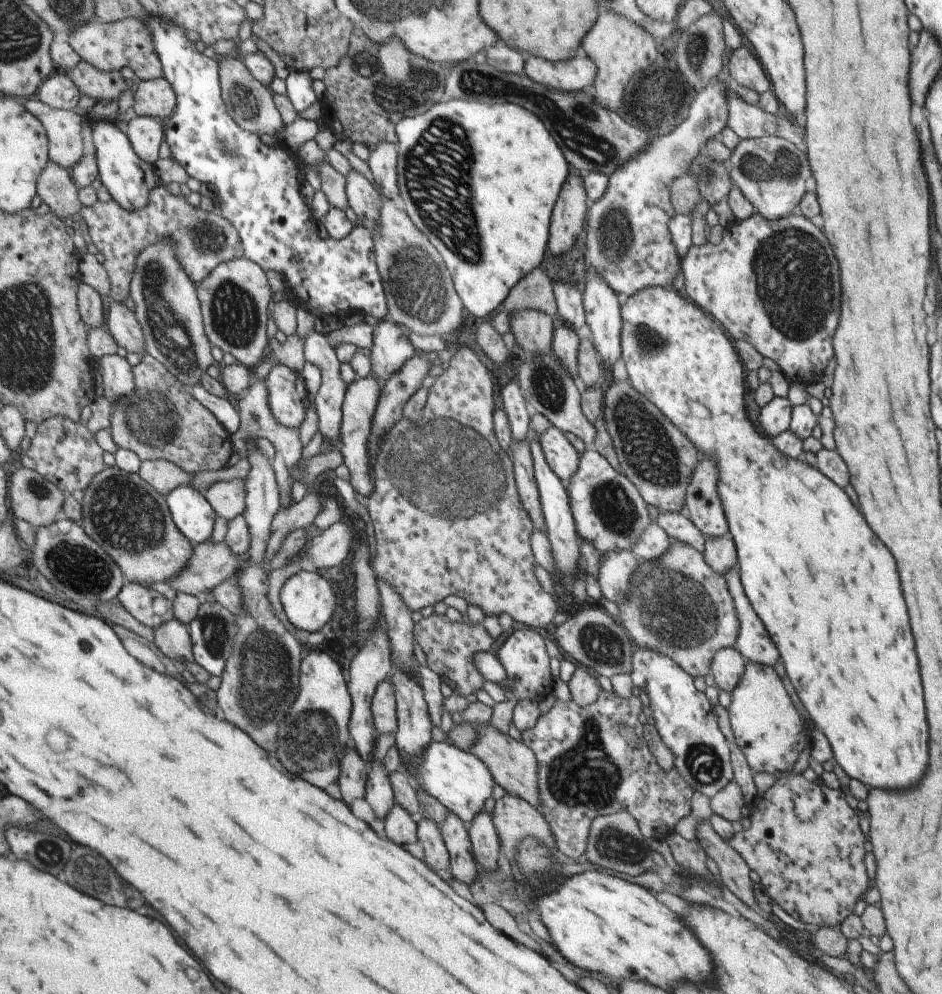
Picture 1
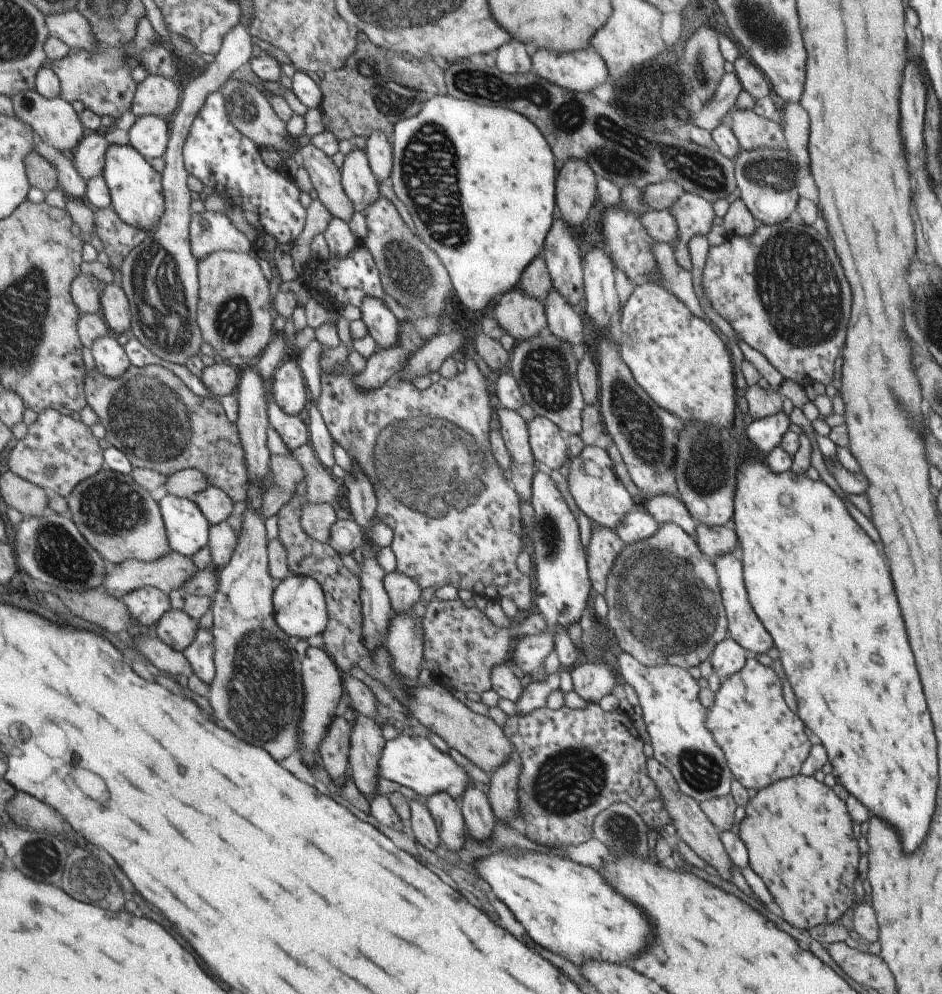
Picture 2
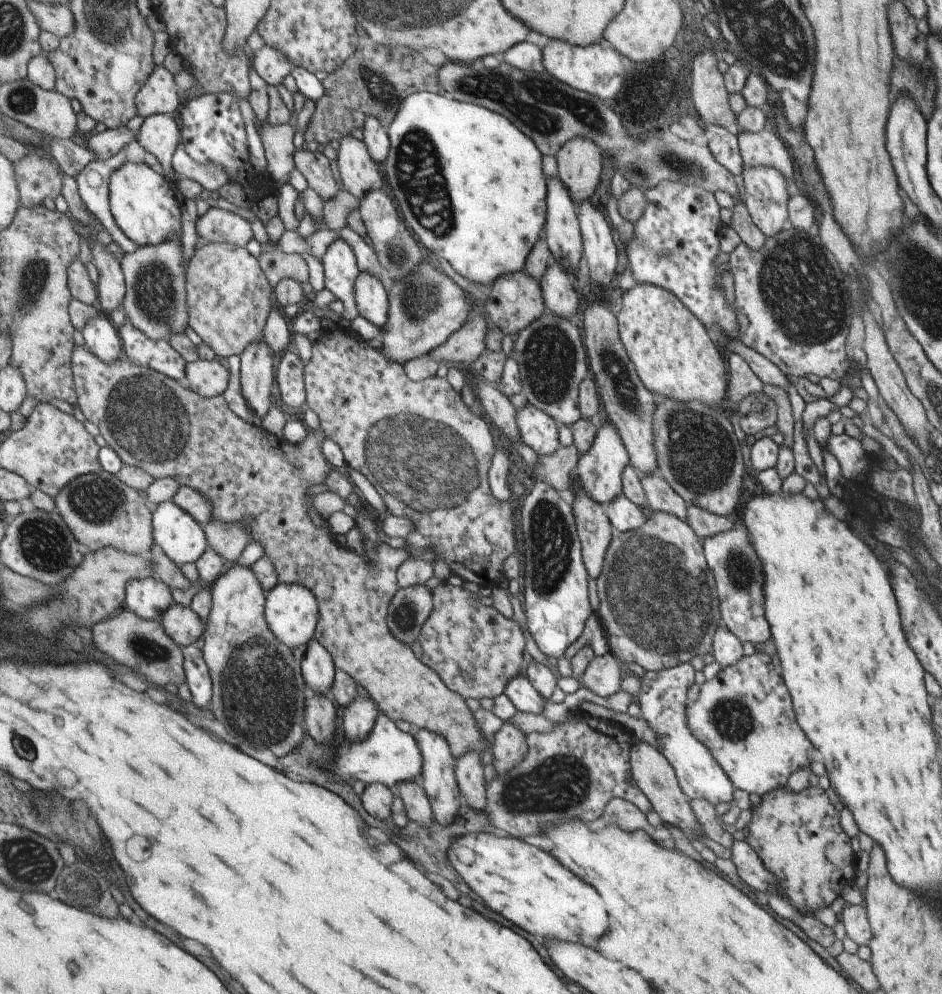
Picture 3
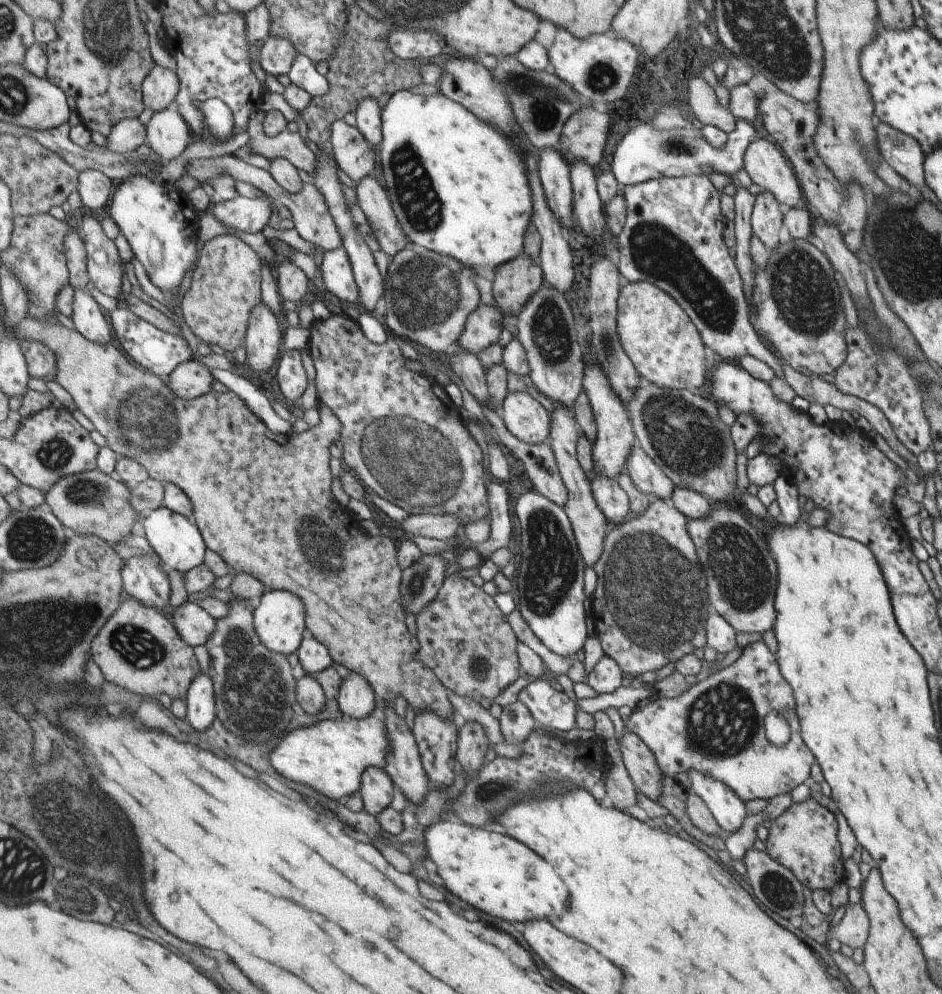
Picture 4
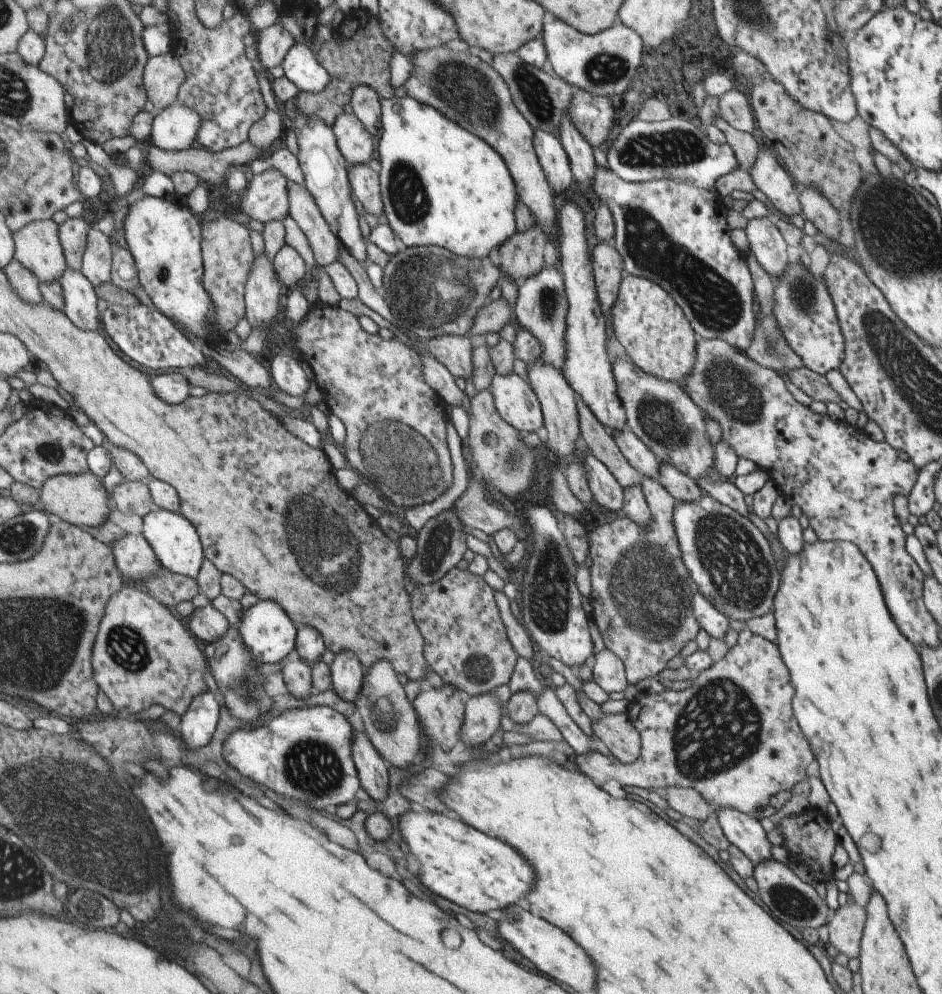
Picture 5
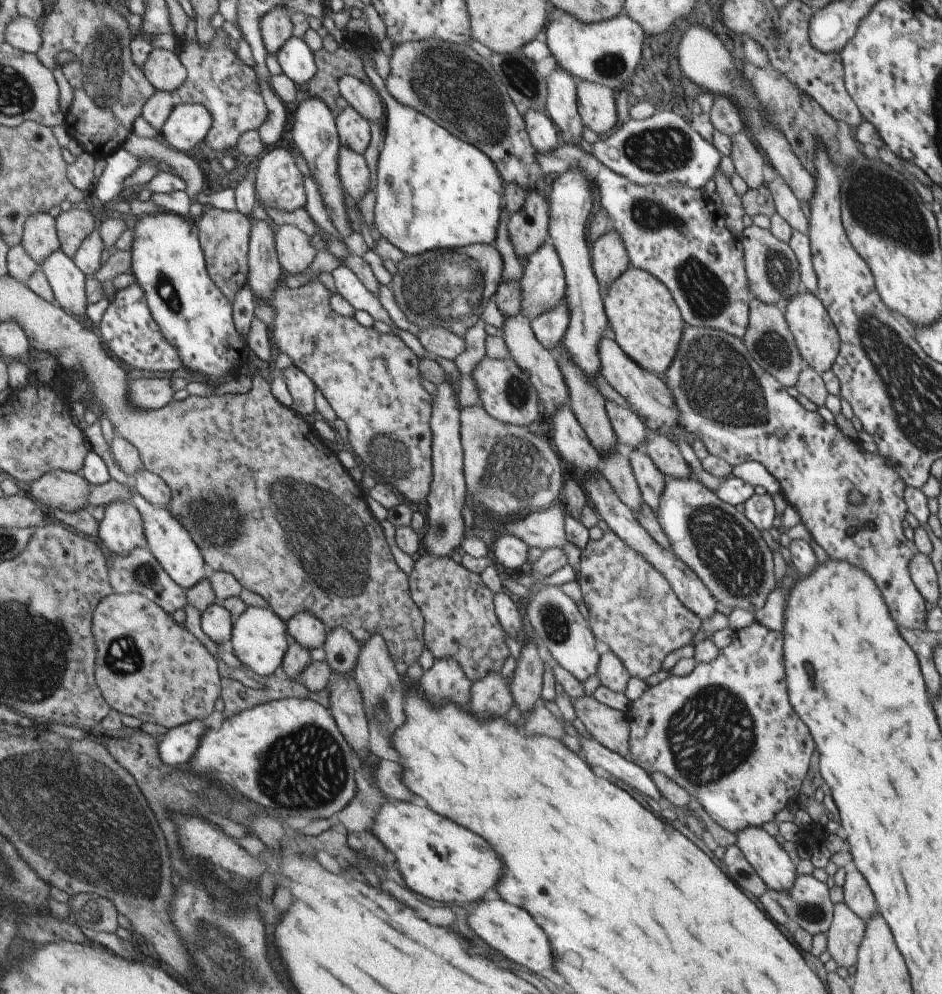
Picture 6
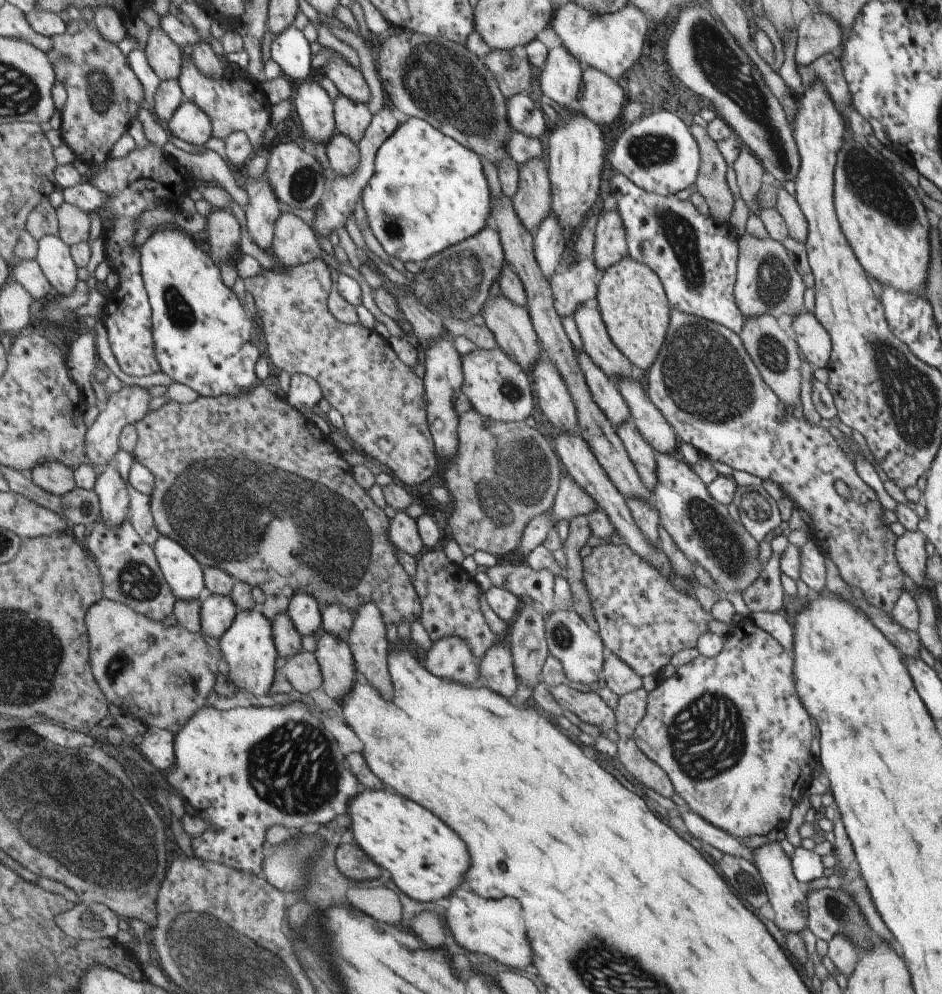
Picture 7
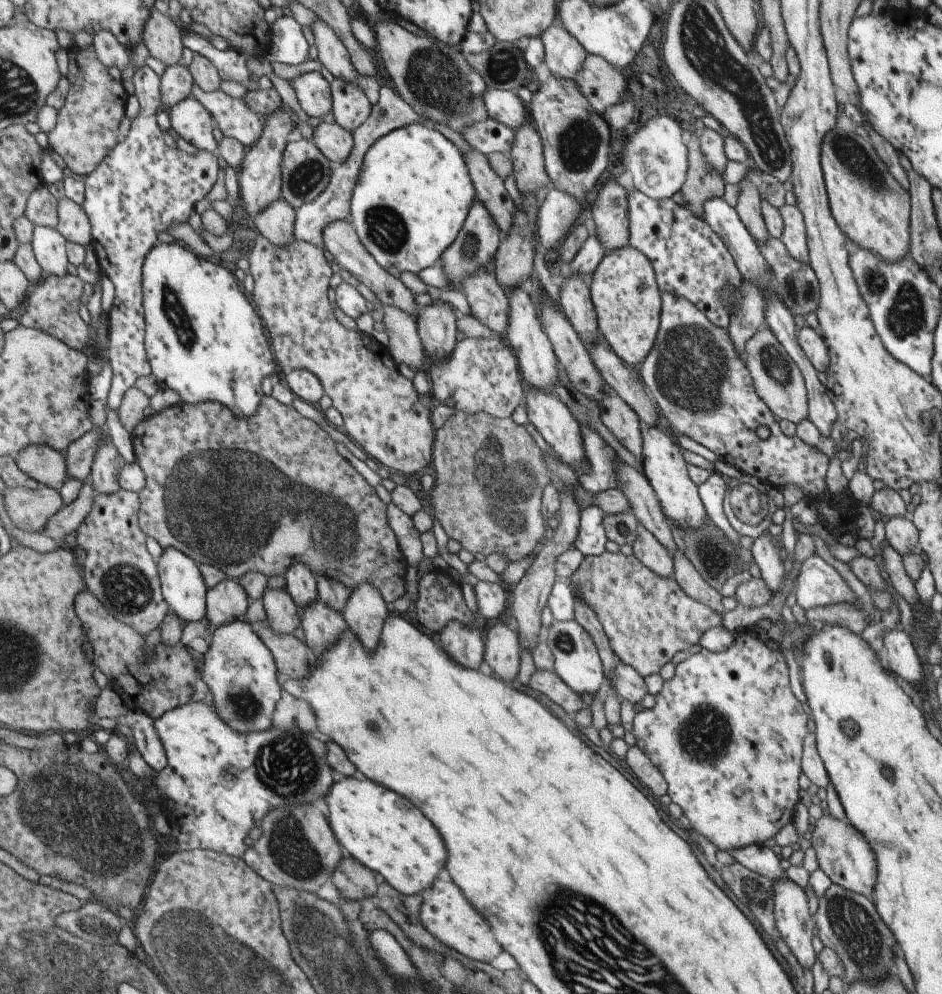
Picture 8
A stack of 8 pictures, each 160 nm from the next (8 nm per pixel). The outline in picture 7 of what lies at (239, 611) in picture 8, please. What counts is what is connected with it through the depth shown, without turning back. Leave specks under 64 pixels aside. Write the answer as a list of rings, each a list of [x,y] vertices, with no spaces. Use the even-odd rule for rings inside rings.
[[[207,593],[201,607],[201,632],[218,640],[232,625],[233,616],[235,616],[235,604],[230,597]]]

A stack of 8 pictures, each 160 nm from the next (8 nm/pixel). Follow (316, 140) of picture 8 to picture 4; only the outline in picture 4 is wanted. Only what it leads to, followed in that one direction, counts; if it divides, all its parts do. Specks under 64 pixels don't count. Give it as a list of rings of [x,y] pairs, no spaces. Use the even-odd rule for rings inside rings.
[[[371,175],[355,185],[355,192],[356,203],[362,210],[379,249],[392,257],[401,252],[408,238],[393,214],[384,188]]]

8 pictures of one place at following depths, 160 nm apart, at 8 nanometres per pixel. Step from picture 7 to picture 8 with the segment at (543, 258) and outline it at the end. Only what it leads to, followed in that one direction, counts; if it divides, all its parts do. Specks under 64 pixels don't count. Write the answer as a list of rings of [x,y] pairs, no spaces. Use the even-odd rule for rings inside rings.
[[[549,190],[543,198],[541,206],[537,209],[537,222],[535,229],[537,239],[545,251],[557,247],[559,240],[571,229],[574,220],[581,211],[583,200],[563,190]]]

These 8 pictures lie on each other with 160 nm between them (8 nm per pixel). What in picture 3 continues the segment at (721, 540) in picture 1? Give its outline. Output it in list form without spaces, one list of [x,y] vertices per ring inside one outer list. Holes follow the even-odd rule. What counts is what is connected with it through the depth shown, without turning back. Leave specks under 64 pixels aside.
[[[687,503],[685,510],[685,522],[700,541],[707,536],[713,536],[713,534],[733,528],[729,519],[713,514],[713,512],[707,512],[699,506]]]

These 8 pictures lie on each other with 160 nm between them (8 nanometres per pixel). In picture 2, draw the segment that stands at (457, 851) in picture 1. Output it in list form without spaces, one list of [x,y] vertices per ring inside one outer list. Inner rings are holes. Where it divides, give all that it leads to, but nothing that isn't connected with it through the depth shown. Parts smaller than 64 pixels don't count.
[[[437,793],[426,797],[424,805],[434,820],[441,844],[449,851],[460,851],[467,835],[459,803],[448,794]]]

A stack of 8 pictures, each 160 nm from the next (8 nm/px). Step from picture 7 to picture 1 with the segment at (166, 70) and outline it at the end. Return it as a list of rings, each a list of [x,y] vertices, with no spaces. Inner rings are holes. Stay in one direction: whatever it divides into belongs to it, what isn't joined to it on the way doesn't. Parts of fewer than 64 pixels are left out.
[[[164,76],[150,81],[138,81],[133,108],[137,116],[167,120],[176,112],[178,96],[172,83]]]

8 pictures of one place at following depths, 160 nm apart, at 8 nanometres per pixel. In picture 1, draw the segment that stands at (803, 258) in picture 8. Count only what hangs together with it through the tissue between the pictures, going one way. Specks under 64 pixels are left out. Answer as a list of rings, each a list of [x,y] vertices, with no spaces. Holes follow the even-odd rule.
[[[733,91],[726,92],[726,109],[726,126],[740,139],[768,136],[781,137],[795,145],[802,143],[793,133],[792,120],[764,113],[756,105],[743,102]]]

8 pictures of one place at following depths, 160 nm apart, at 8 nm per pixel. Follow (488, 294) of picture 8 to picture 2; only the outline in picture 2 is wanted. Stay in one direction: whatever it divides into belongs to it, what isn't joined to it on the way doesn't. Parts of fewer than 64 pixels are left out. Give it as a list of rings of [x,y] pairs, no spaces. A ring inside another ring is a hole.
[[[591,523],[590,540],[587,548],[586,569],[590,580],[591,594],[603,594],[606,589],[606,579],[616,560],[616,556],[624,547],[622,540],[611,529],[606,529]]]

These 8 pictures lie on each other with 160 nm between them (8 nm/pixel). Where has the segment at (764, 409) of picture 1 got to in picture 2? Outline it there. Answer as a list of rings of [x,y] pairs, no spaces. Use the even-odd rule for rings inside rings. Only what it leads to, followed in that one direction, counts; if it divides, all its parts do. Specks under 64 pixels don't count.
[[[785,407],[783,410],[769,416],[753,419],[746,427],[749,442],[761,452],[769,452],[774,446],[780,444],[783,433],[790,422]]]

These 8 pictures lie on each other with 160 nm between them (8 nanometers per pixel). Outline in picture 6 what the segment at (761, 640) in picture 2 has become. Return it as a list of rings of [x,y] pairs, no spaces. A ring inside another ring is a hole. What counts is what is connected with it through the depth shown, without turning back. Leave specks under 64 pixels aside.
[[[693,476],[683,480],[667,478],[663,491],[658,495],[655,514],[657,523],[669,542],[670,552],[673,552],[699,578],[715,601],[727,608],[741,608],[751,613],[755,613],[763,606],[769,592],[775,588],[772,552],[761,538],[760,532],[751,525],[744,514],[737,512],[733,506],[721,502]]]

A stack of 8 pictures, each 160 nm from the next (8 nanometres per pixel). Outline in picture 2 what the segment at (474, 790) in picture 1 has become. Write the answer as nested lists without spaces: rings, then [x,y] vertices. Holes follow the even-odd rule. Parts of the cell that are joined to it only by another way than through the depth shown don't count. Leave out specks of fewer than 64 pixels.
[[[406,731],[393,740],[384,741],[378,767],[378,776],[397,782],[405,788],[411,788],[413,792],[424,798],[445,793],[459,803],[468,782],[471,782],[465,773],[466,767],[463,768],[455,763],[450,755],[439,751],[425,737],[408,736]]]

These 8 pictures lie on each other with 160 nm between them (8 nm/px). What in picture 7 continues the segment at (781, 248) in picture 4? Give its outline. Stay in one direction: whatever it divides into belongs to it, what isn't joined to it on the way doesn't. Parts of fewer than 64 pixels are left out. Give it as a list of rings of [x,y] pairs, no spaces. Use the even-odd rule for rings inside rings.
[[[802,311],[791,324],[795,343],[801,358],[813,369],[824,368],[830,358],[831,344],[828,332],[811,312]]]

